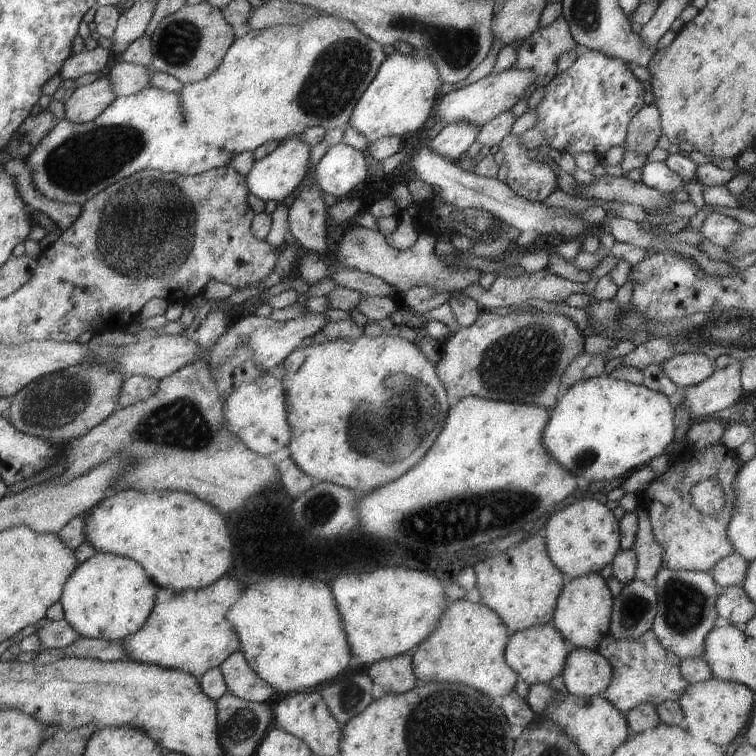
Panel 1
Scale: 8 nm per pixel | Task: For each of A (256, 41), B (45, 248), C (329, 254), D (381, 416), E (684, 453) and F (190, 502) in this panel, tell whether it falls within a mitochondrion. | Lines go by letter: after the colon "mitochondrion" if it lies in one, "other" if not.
A: other
B: other
C: other
D: mitochondrion
E: other
F: other

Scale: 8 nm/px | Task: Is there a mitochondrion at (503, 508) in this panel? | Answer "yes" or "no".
yes

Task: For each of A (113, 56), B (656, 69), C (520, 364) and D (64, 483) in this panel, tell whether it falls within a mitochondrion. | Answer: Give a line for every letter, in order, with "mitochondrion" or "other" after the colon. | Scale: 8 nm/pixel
A: other
B: other
C: mitochondrion
D: other

